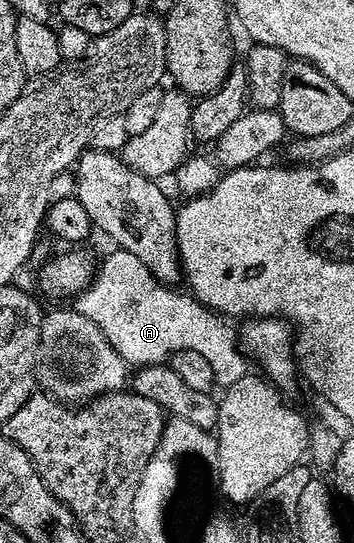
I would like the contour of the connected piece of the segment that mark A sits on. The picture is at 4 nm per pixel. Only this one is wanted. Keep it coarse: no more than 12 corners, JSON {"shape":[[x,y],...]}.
{"shape":[[116,250],[73,309],[127,364],[196,351],[248,375],[230,322]]}

